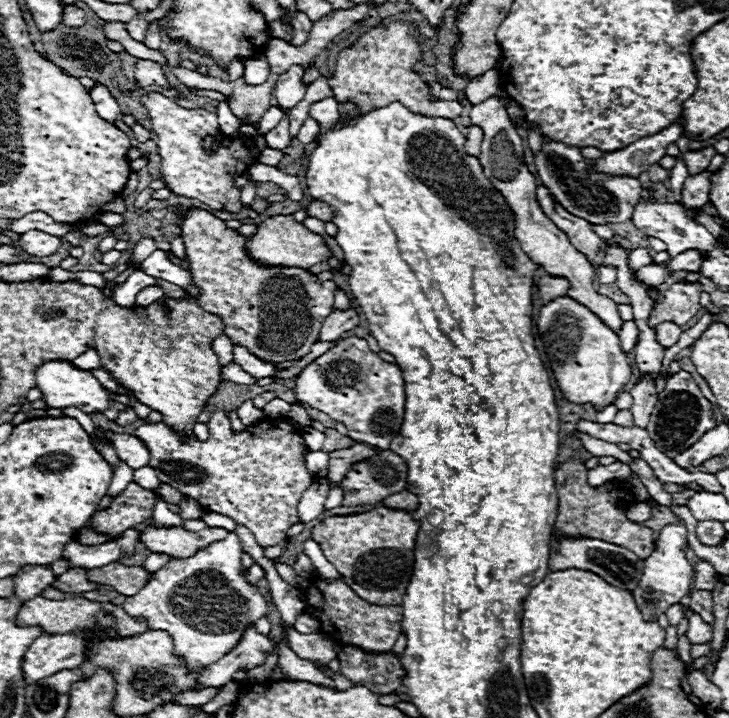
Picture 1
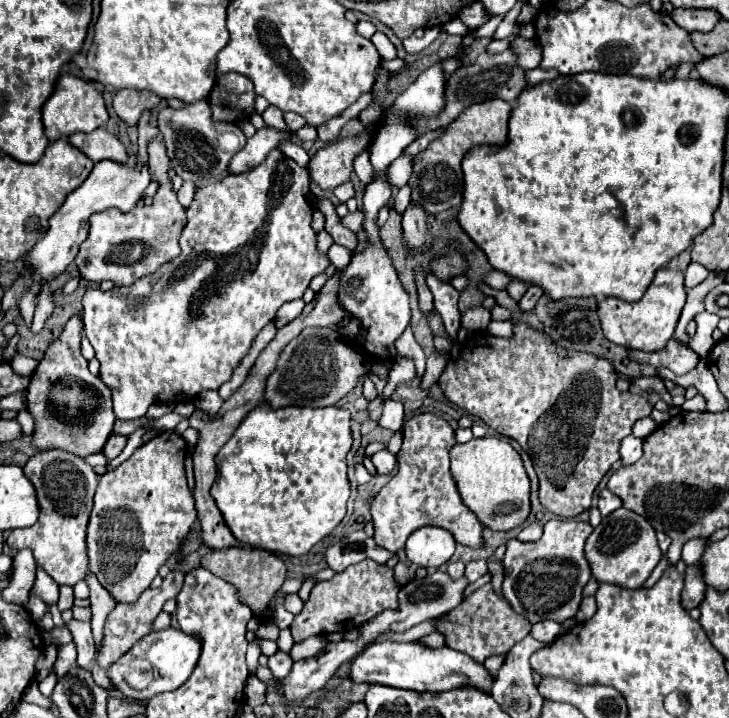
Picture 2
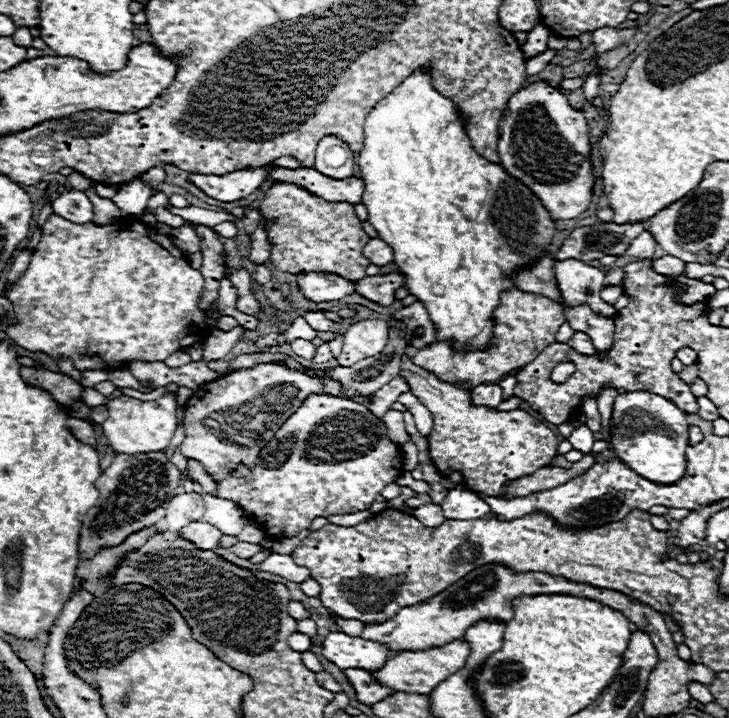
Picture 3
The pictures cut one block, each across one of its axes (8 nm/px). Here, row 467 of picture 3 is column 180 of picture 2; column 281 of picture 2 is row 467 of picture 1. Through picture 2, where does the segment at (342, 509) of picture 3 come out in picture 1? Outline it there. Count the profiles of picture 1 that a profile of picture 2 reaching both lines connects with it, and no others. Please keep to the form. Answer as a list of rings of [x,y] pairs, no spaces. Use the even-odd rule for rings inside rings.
[[[214,412],[212,418],[206,422],[208,426],[208,440],[198,440],[194,434],[186,440],[176,434],[166,424],[142,424],[136,428],[136,436],[144,440],[144,444],[150,450],[150,466],[154,468],[160,482],[170,484],[186,498],[194,498],[204,510],[222,514],[232,518],[236,524],[246,526],[256,542],[262,548],[274,546],[286,538],[286,532],[292,524],[300,522],[298,518],[298,502],[304,494],[304,490],[314,482],[314,474],[308,472],[304,456],[308,452],[308,446],[302,438],[302,434],[288,424],[284,418],[266,418],[256,426],[246,426],[242,432],[234,434],[230,418],[224,412]]]

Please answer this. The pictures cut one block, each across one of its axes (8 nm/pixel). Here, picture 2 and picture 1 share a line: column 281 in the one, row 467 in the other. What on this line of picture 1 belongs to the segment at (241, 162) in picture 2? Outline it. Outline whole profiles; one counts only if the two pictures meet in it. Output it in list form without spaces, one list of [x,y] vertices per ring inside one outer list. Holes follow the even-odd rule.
[[[108,432],[108,438],[112,440],[112,446],[116,448],[118,458],[126,462],[132,470],[138,470],[150,464],[150,450],[140,438],[130,434],[112,434],[112,432]]]

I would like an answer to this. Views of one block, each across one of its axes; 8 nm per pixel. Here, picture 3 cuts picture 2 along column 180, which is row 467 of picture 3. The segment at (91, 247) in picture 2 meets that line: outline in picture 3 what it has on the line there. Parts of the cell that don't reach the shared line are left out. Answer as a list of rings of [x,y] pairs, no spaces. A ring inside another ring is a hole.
[[[280,362],[256,364],[220,376],[196,388],[186,402],[182,420],[186,438],[180,450],[186,458],[200,460],[214,480],[222,480],[240,462],[252,466],[260,448],[272,440],[284,420],[288,420],[308,396],[322,392],[324,384],[318,376],[308,376]]]

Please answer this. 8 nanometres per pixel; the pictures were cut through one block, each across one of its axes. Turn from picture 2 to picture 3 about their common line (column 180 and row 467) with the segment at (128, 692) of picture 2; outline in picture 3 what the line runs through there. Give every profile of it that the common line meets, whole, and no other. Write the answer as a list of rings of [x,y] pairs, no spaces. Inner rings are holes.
[[[620,390],[612,406],[610,446],[636,474],[656,484],[674,484],[686,470],[684,452],[688,446],[688,426],[686,414],[674,402],[644,390]]]

